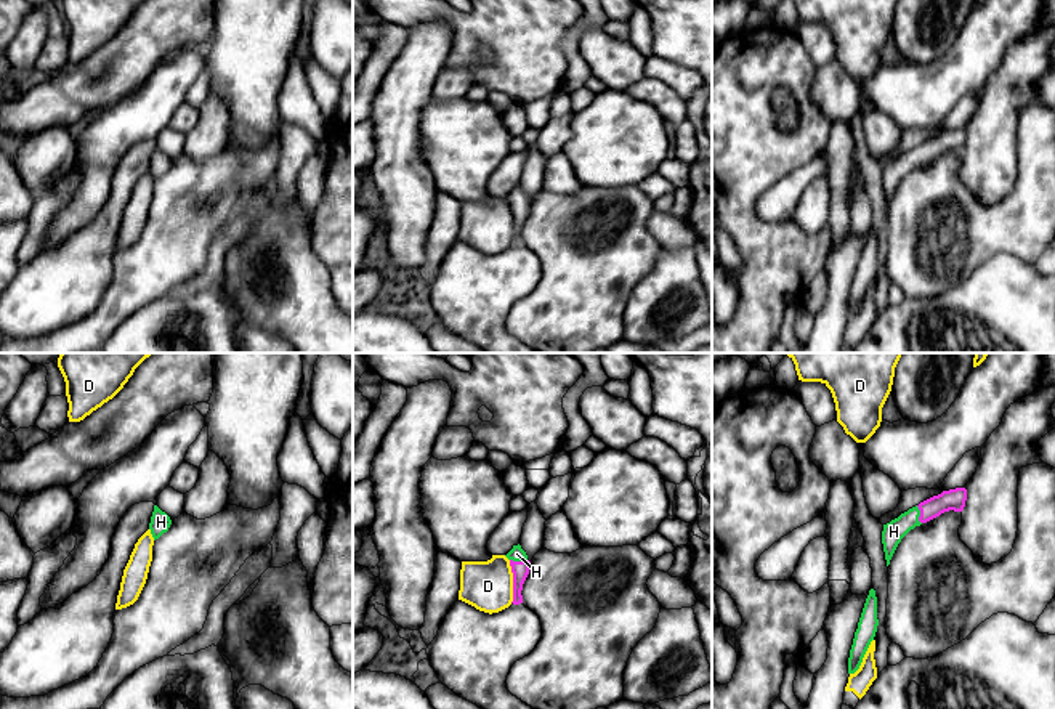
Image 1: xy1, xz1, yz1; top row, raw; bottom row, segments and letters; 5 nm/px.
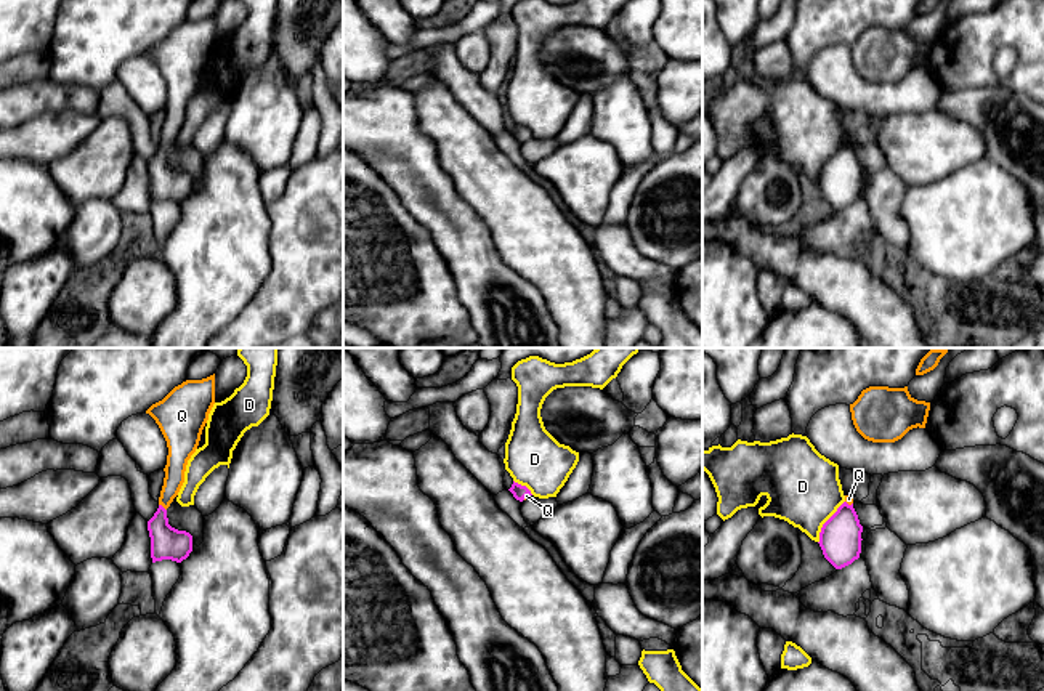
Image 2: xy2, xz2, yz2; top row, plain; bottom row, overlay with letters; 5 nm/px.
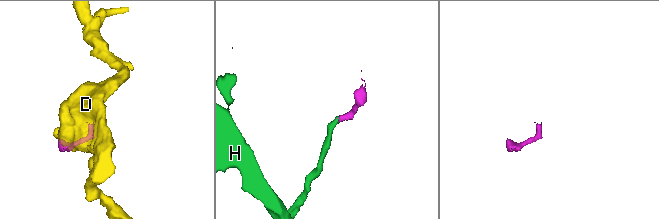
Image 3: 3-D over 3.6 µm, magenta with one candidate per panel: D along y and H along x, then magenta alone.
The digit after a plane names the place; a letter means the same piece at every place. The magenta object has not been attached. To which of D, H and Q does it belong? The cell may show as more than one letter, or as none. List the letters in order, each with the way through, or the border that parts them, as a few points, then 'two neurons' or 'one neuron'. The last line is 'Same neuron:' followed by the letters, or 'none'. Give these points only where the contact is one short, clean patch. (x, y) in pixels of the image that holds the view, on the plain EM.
D: two neurons
H: runs through yz1 (954, 140), (937, 145), (921, 156), (913, 158), (893, 172); one neuron
Q: runs through xy2 (167, 183), (162, 177), (162, 148), (172, 127), (177, 101); one neuron
Same neuron: H, Q

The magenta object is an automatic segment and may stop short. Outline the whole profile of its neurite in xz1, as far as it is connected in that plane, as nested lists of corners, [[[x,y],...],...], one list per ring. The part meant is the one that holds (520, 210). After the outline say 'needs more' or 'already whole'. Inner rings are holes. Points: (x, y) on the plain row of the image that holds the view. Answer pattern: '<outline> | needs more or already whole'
[[[513,186],[513,189],[505,196],[510,201],[513,213],[513,245],[523,244],[523,225],[529,215],[531,202],[521,186]]] | needs more

